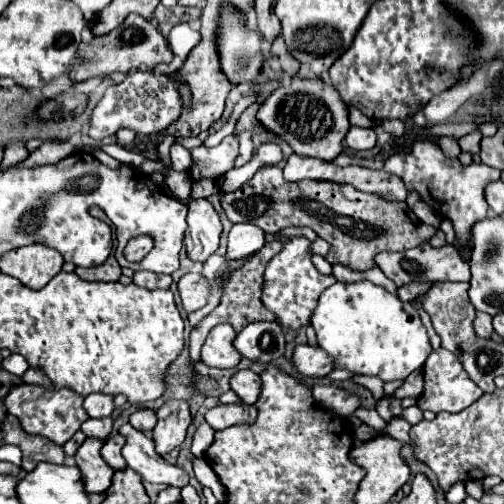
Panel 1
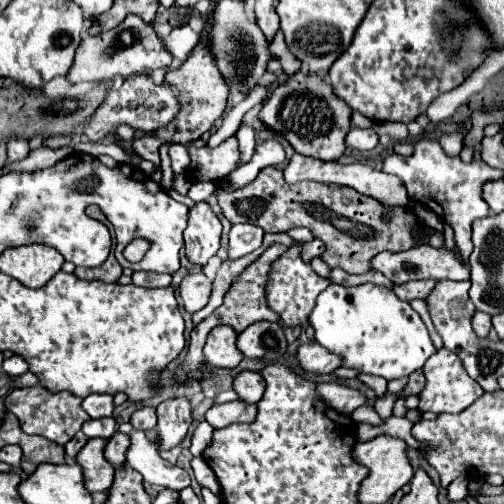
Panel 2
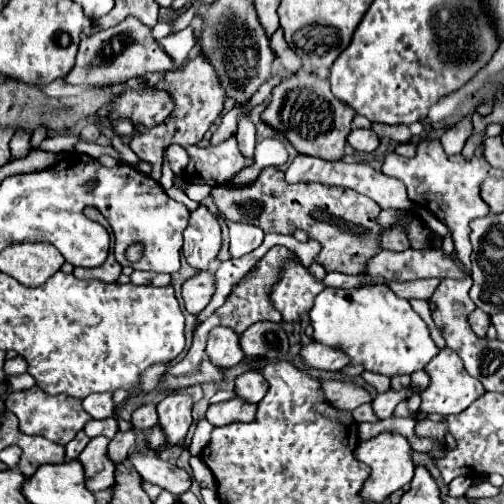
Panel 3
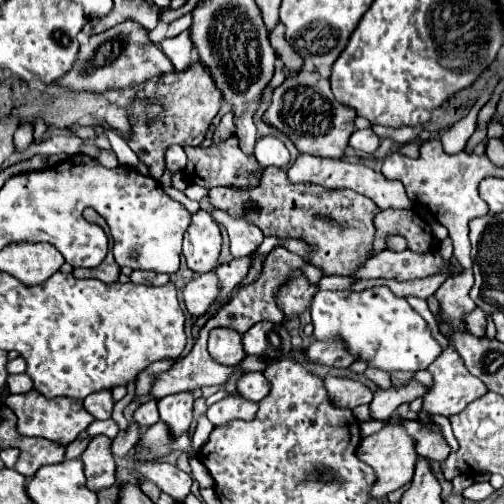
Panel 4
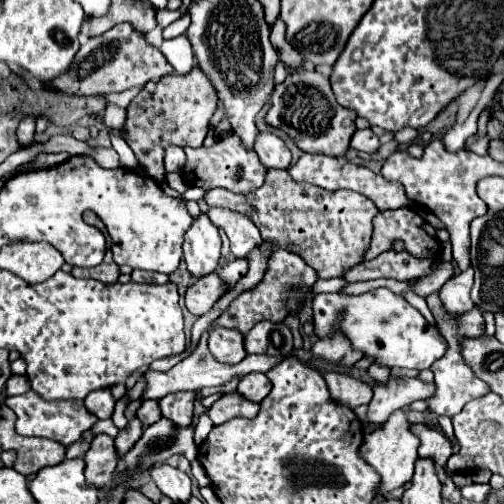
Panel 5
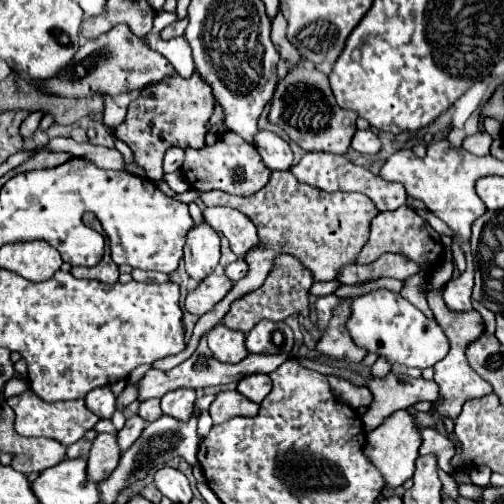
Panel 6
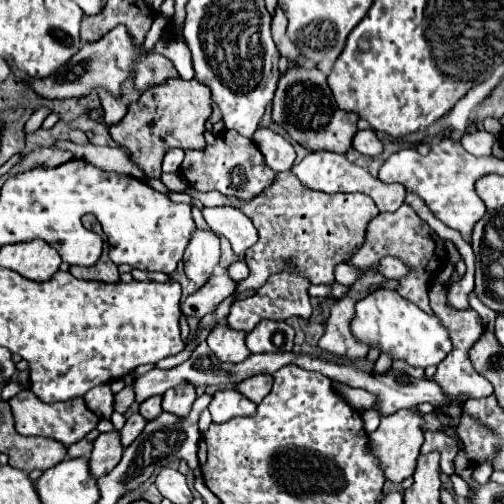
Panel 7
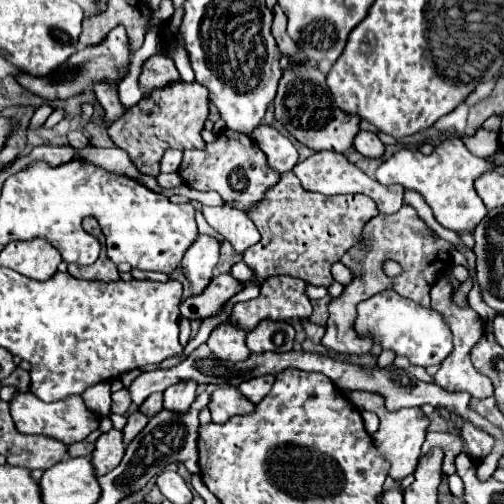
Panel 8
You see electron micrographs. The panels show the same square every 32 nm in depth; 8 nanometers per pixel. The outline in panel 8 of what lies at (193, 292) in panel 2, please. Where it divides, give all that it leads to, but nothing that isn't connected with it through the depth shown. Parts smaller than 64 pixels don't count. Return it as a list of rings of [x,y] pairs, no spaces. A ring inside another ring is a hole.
[[[218,274],[204,288],[202,294],[186,298],[180,306],[180,312],[184,318],[204,320],[208,316],[214,316],[222,308],[222,304],[240,290],[242,290],[242,282],[234,280],[230,274]]]

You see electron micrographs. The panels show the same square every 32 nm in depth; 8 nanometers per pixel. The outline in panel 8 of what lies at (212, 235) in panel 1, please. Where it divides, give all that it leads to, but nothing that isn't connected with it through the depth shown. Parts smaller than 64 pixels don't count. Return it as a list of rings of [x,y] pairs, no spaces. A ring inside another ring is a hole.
[[[198,234],[182,258],[184,276],[192,282],[194,292],[200,294],[212,278],[212,270],[218,264],[220,242],[214,236]]]

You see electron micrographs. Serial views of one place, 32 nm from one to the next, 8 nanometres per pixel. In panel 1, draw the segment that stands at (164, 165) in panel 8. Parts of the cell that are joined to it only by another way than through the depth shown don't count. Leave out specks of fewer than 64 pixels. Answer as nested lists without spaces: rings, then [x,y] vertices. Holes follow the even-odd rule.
[[[174,144],[174,146],[170,148],[170,158],[172,158],[172,168],[174,168],[174,170],[186,172],[186,170],[192,166],[192,154],[190,154],[190,150],[186,150],[186,148],[180,146],[180,144]]]

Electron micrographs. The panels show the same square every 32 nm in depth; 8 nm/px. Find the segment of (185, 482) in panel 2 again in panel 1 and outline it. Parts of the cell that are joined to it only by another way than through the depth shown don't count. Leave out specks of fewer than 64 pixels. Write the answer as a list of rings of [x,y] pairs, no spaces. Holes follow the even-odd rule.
[[[126,423],[119,429],[119,433],[126,438],[122,458],[134,472],[142,476],[142,480],[178,488],[184,488],[188,484],[188,474],[182,468],[172,466],[162,456],[158,456],[152,438],[148,438],[144,432],[138,432],[130,423]]]

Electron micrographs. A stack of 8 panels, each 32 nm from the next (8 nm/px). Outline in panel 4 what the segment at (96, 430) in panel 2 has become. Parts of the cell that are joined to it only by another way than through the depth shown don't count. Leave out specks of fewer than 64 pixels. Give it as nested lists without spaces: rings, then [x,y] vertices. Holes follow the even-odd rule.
[[[108,418],[107,420],[94,420],[88,428],[86,428],[86,432],[94,438],[94,436],[98,436],[98,434],[104,434],[104,436],[108,436],[108,438],[114,438],[116,434],[118,434],[118,424],[112,420],[112,418]]]

